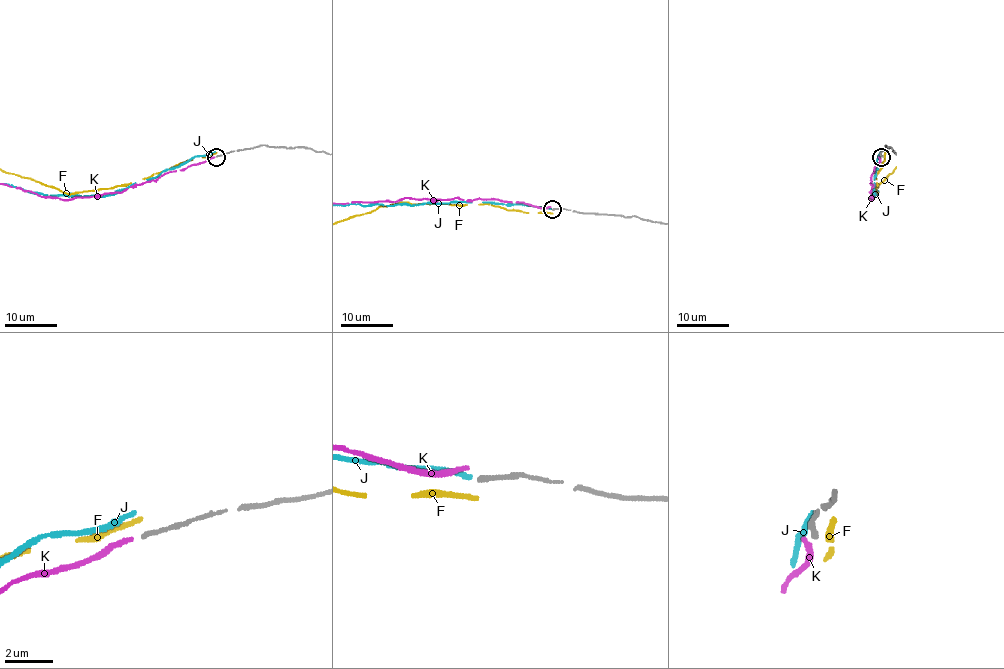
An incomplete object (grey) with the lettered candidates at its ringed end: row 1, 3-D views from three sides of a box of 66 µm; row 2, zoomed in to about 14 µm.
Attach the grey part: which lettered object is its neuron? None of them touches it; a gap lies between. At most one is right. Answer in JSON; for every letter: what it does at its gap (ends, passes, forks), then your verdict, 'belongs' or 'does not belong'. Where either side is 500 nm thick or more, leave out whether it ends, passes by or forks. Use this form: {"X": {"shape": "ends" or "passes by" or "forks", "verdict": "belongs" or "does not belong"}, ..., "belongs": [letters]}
{"F": {"shape": "ends", "verdict": "does not belong"}, "J": {"shape": "ends", "verdict": "does not belong"}, "K": {"shape": "ends", "verdict": "does not belong"}, "belongs": []}

